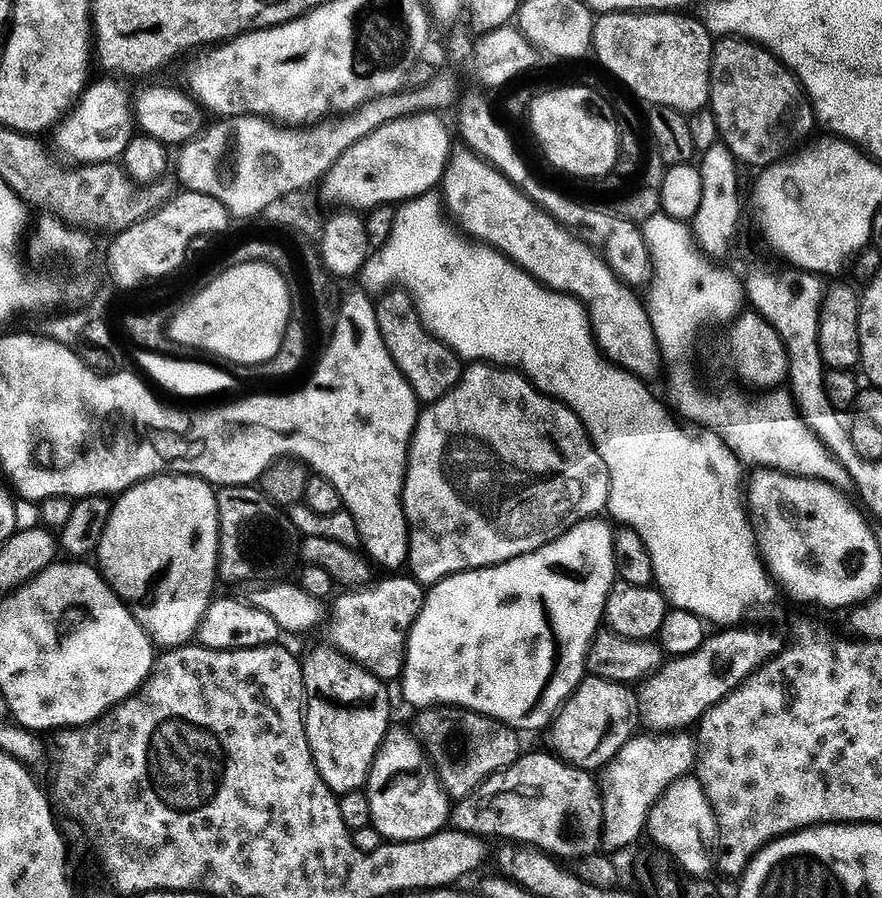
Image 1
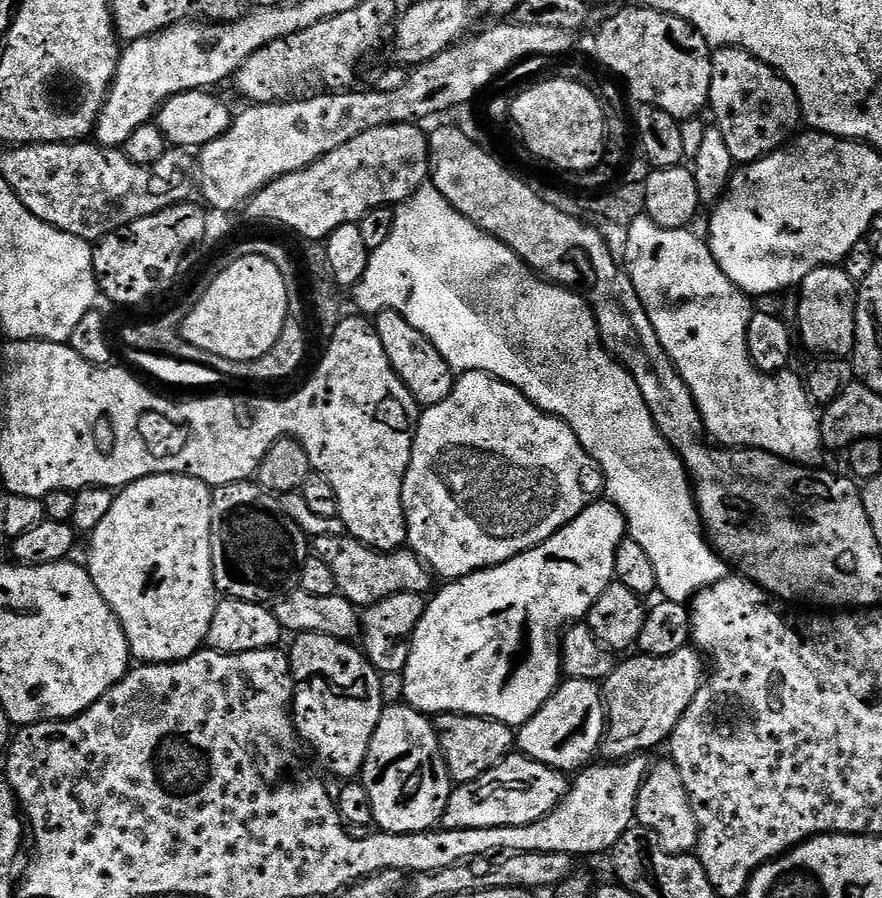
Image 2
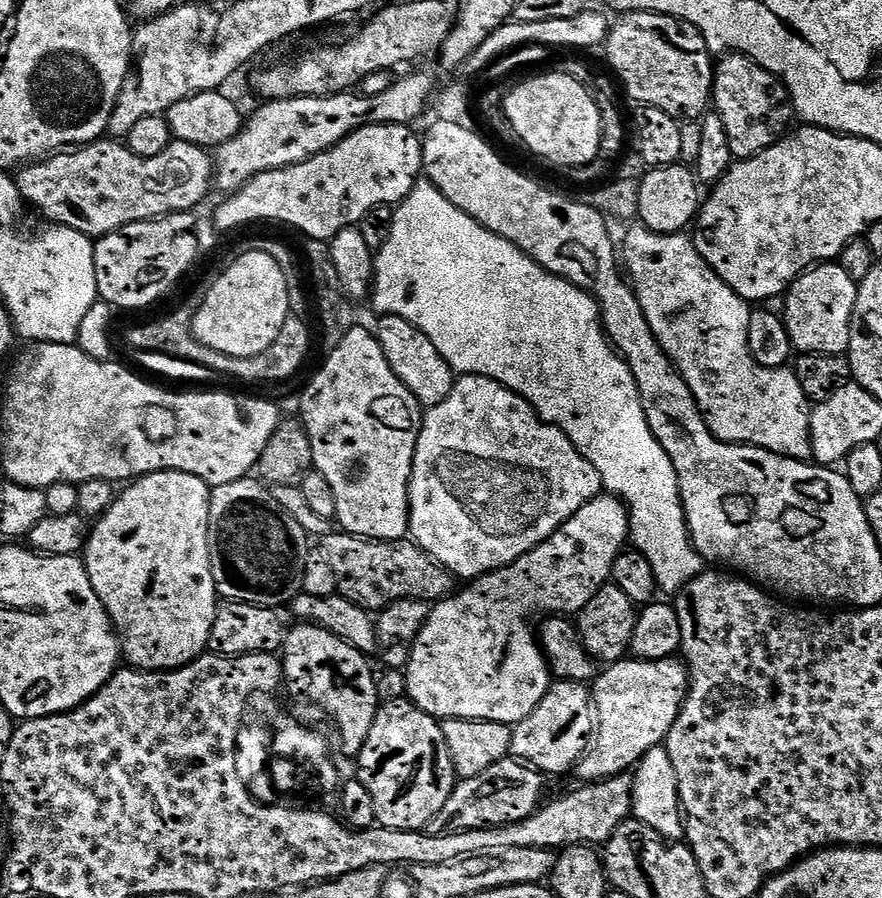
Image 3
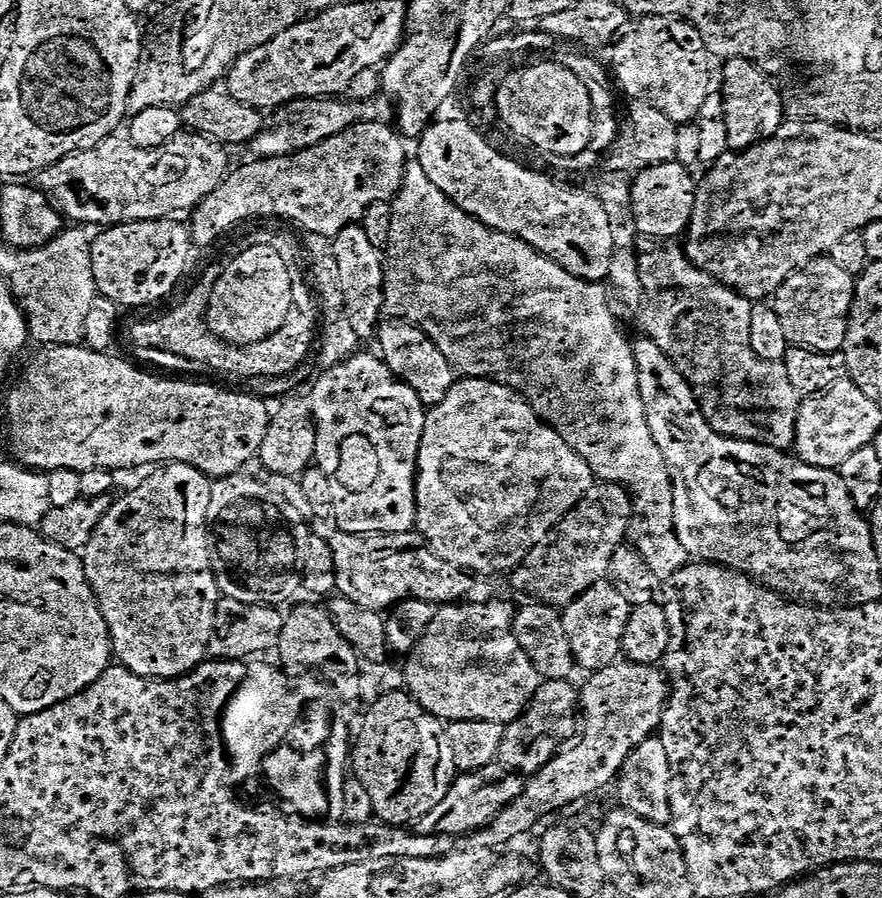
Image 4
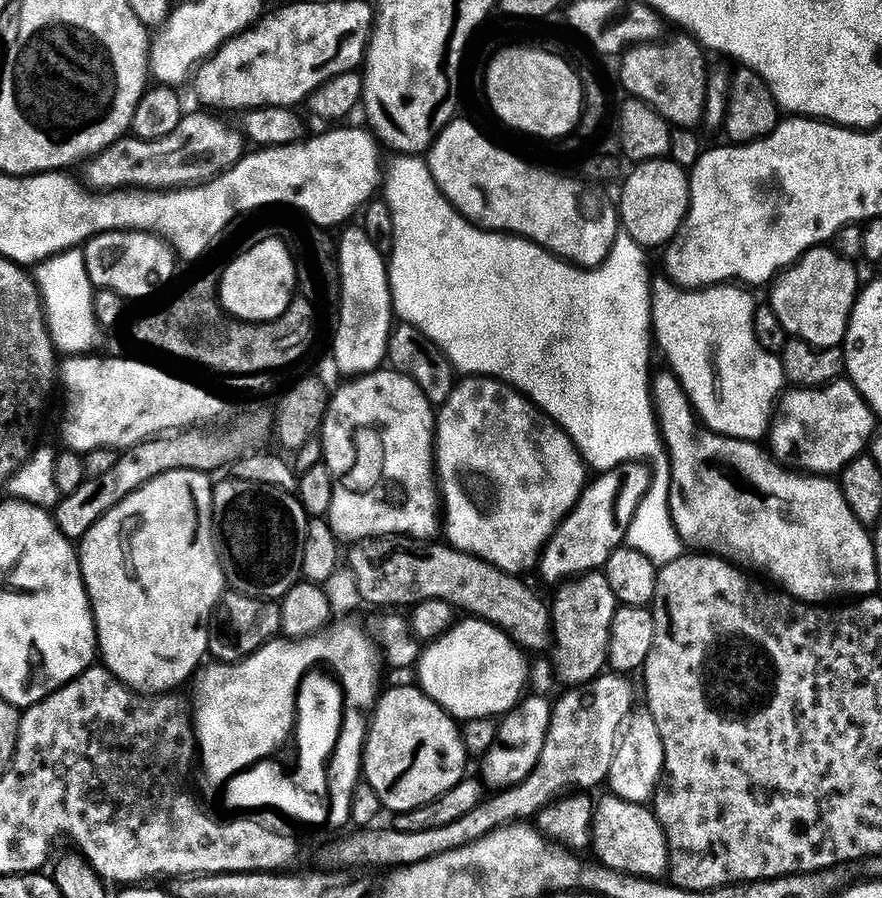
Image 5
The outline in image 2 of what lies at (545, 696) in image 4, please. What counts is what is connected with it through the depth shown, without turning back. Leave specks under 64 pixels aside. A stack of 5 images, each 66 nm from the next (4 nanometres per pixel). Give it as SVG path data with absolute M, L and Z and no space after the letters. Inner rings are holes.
M569 677L552 692L540 713L517 729L514 744L519 753L570 774L586 768L595 759L594 754L603 745L607 725L601 683L588 677Z

